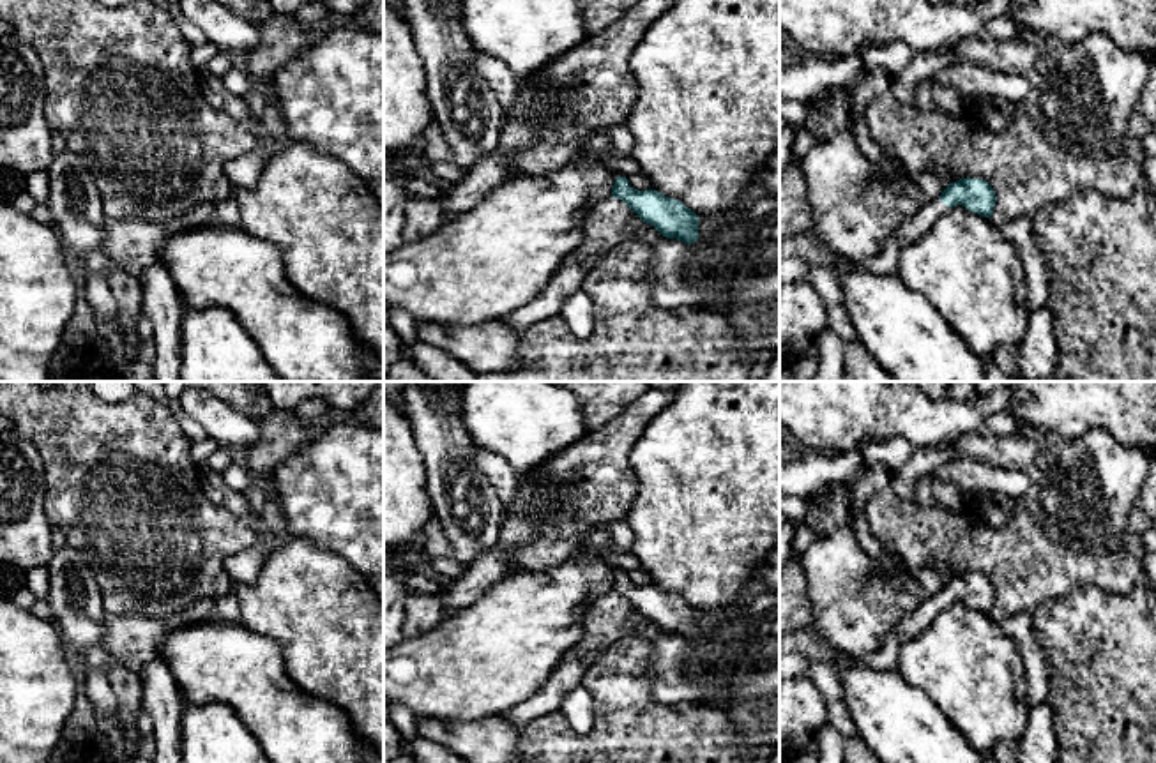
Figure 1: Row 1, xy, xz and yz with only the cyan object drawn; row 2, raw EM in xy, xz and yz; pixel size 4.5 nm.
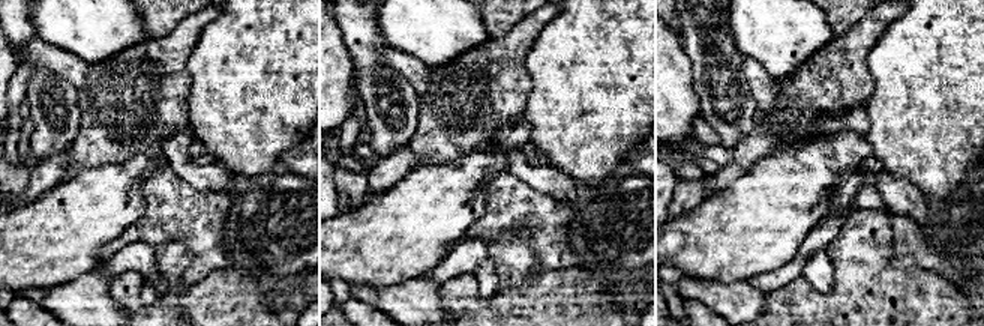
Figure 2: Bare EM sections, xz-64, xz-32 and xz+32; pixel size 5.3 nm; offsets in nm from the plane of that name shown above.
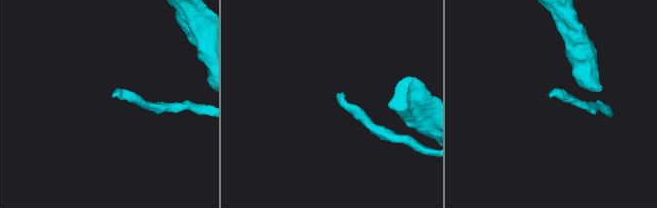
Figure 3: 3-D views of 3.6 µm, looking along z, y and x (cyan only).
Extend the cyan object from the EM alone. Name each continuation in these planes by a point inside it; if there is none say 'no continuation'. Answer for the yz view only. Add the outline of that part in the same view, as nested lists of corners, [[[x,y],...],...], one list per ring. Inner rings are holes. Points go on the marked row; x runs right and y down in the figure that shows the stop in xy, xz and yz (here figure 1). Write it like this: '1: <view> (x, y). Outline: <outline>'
1: yz (886, 260). Outline: [[[940,198],[923,205],[910,219],[907,219],[896,233],[884,244],[884,247],[871,258],[854,263],[854,268],[863,268],[871,274],[896,274],[900,253],[907,244],[917,242],[924,237],[940,215],[949,212]]]

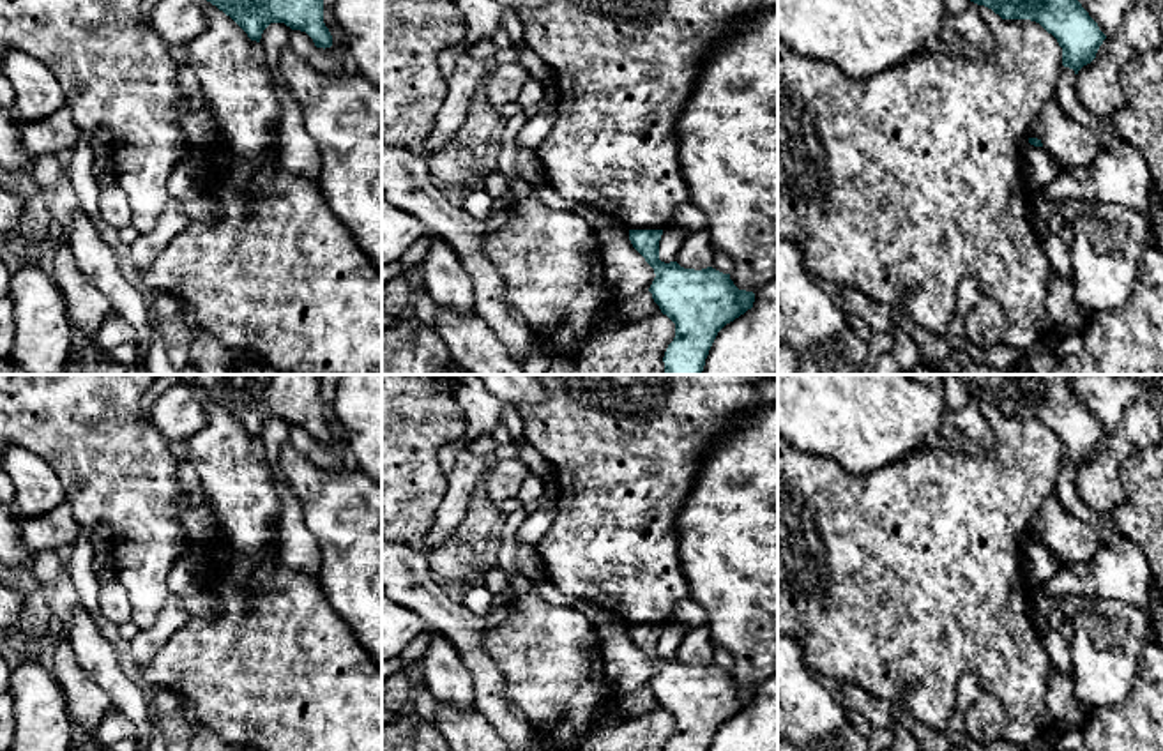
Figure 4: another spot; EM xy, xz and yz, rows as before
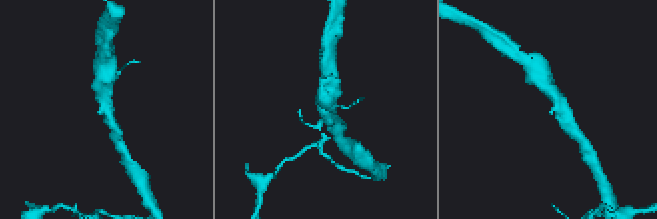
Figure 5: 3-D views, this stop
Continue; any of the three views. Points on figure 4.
no continuation

